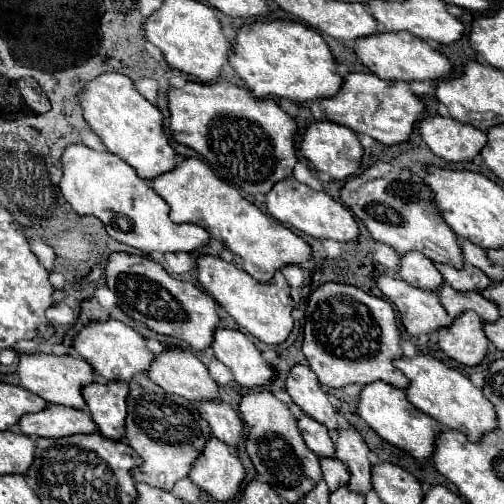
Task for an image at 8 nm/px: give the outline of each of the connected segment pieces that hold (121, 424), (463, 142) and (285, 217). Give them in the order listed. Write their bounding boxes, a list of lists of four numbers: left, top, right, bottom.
[[83,382,129,440],[419,114,487,162],[267,178,359,242]]

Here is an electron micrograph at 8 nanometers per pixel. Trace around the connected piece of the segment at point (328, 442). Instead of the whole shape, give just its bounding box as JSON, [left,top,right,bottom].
[299,416,335,458]

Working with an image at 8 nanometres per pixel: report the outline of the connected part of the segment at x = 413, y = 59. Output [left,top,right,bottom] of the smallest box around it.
[355,32,453,80]

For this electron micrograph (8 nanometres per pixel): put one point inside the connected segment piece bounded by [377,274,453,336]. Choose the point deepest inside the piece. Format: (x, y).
(421, 312)

